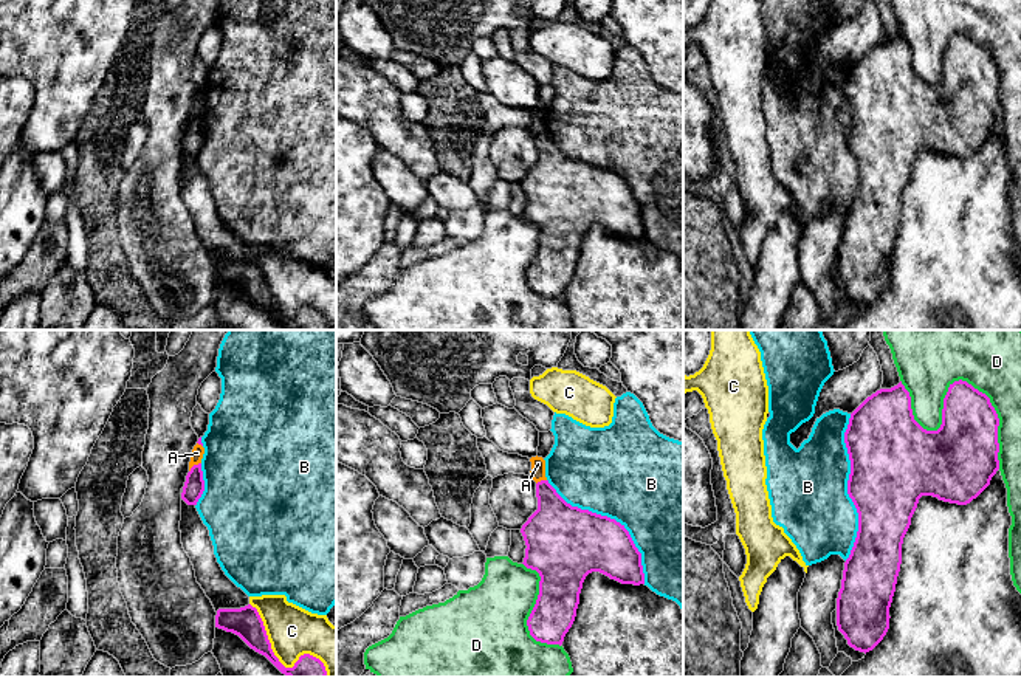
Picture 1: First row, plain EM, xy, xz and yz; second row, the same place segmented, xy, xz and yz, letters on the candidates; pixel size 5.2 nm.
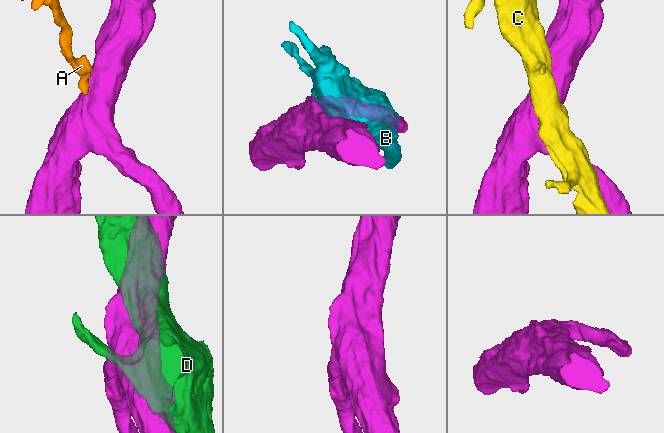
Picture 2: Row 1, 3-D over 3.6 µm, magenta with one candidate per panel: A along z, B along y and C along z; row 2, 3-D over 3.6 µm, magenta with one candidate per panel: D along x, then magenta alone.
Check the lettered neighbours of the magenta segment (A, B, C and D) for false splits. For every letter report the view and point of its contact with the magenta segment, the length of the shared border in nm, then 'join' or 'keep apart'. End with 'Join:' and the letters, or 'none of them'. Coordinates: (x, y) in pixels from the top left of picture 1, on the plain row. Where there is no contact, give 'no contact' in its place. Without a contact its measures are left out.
A: xy (194, 118) | 80 nm | keep apart
B: yz (848, 140) | 750 nm | keep apart
C: xy (278, 313) | 550 nm | keep apart
D: yz (953, 36) | 700 nm | keep apart
Join: none of them

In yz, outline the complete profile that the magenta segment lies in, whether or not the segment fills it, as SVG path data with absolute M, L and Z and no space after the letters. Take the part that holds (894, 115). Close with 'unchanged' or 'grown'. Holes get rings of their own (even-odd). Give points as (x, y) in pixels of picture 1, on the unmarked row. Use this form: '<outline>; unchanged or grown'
M962 33L948 40L937 84L926 84L914 73L911 50L902 34L877 43L851 67L844 85L851 113L847 147L858 166L858 184L844 215L837 279L855 304L872 304L889 282L902 197L919 152L933 149L957 158L976 152L999 122L998 79L990 51Z; unchanged

